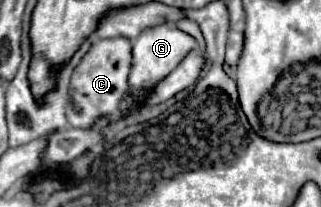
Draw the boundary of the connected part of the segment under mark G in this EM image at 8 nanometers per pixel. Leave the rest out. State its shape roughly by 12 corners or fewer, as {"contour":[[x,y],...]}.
{"contour":[[173,23],[133,41],[129,87],[143,99],[197,47]]}

